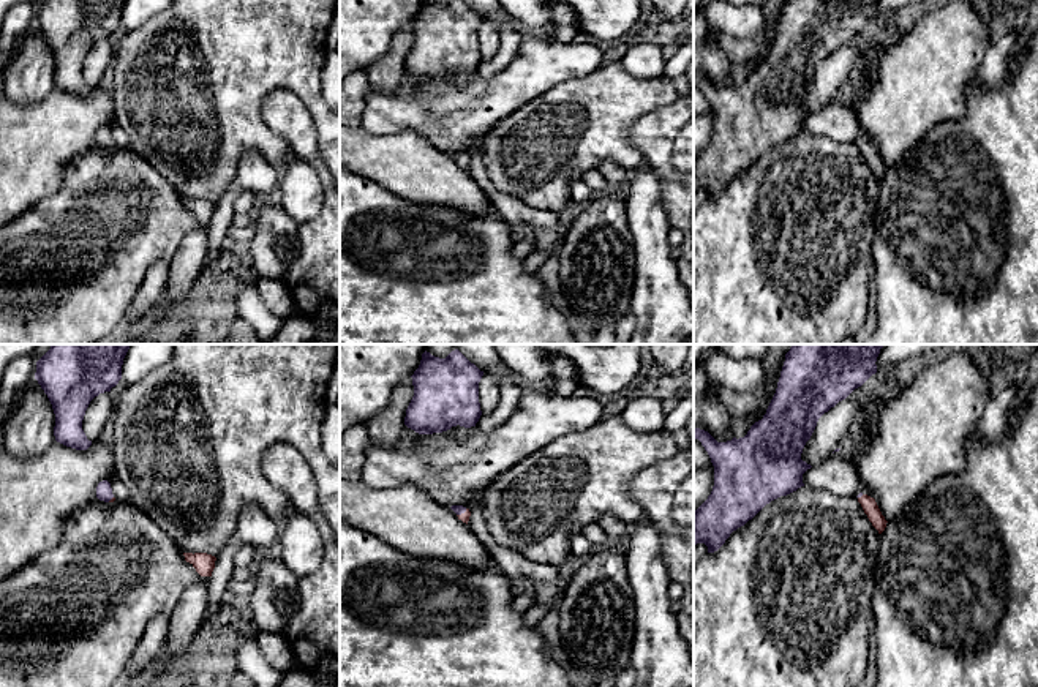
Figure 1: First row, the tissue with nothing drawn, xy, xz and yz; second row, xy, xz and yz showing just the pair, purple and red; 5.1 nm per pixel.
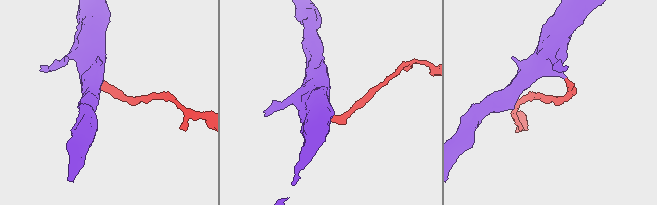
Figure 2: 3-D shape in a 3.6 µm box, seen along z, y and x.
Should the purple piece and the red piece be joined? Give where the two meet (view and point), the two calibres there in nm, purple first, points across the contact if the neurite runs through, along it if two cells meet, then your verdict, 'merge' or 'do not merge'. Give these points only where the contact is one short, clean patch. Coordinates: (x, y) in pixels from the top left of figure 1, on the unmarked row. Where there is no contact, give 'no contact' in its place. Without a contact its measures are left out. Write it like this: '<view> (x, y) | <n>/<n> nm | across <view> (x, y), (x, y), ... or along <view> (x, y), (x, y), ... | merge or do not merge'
xz (462, 158) | 50/50 nm | across xz (458, 155), (462, 158), (465, 163) | merge

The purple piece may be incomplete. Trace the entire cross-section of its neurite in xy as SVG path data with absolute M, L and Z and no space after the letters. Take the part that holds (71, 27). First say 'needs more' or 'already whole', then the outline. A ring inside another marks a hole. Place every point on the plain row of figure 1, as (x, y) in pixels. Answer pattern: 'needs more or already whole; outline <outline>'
already whole; outline M44 0L36 8L35 25L52 51L57 88L76 96L92 92L82 76L85 57L95 43L118 30L125 2Z

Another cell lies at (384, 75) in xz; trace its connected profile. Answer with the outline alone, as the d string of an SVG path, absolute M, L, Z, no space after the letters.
M404 24L395 32L389 52L365 68L370 90L382 95L393 95L397 92L400 81L406 73L406 55L412 43L412 24Z

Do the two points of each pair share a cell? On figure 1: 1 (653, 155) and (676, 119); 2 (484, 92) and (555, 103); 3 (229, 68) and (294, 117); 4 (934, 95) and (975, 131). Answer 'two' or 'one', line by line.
1: one
2: two
3: two
4: two

